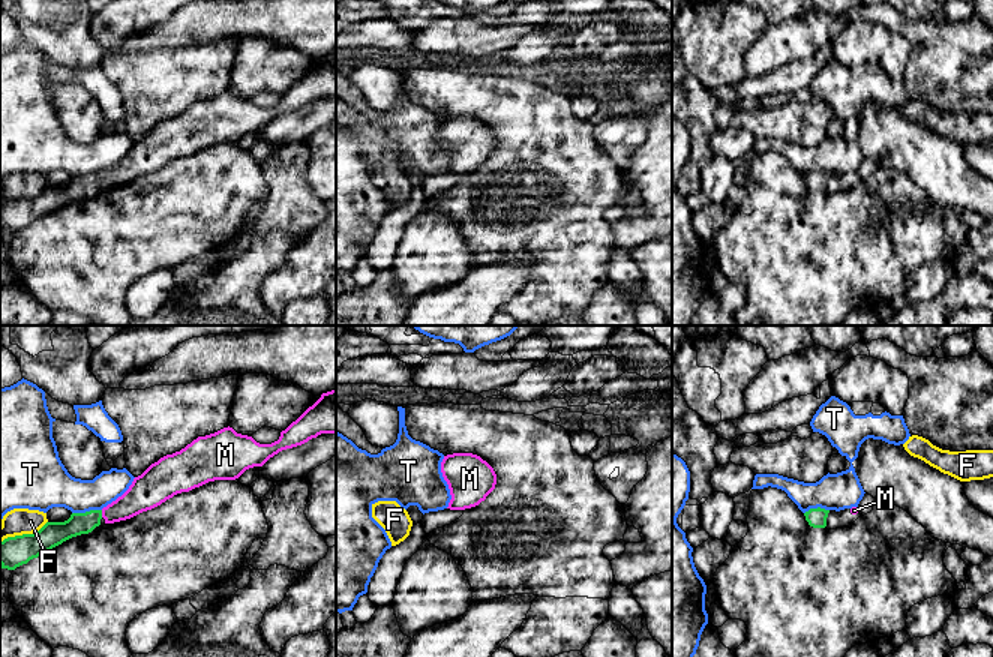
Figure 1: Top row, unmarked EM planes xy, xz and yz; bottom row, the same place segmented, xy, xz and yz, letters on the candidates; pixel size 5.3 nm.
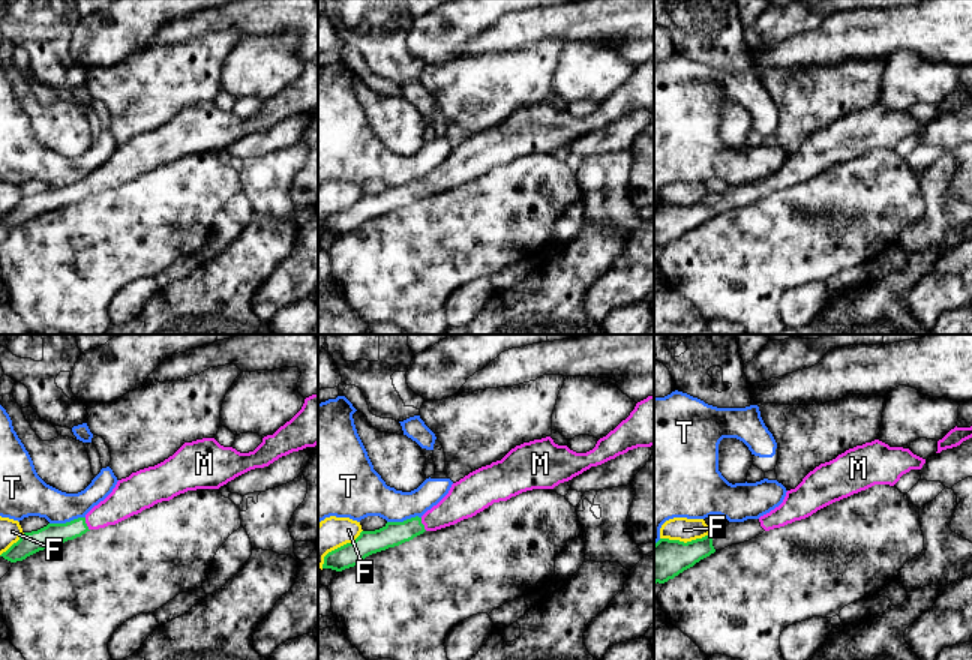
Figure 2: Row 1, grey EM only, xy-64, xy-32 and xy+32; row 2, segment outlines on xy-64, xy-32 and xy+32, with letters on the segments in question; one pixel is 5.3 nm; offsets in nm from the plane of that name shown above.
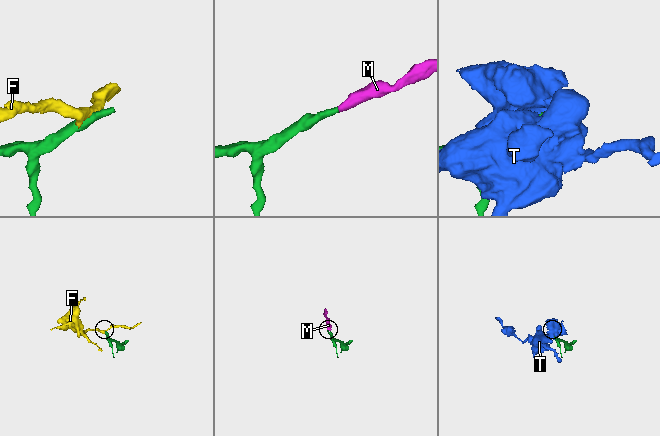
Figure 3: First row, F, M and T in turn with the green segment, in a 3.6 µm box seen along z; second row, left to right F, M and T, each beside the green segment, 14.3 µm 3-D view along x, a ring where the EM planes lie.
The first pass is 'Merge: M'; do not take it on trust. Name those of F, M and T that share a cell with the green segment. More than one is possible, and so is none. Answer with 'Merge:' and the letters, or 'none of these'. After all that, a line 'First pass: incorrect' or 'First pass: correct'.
Merge: M
First pass: correct

